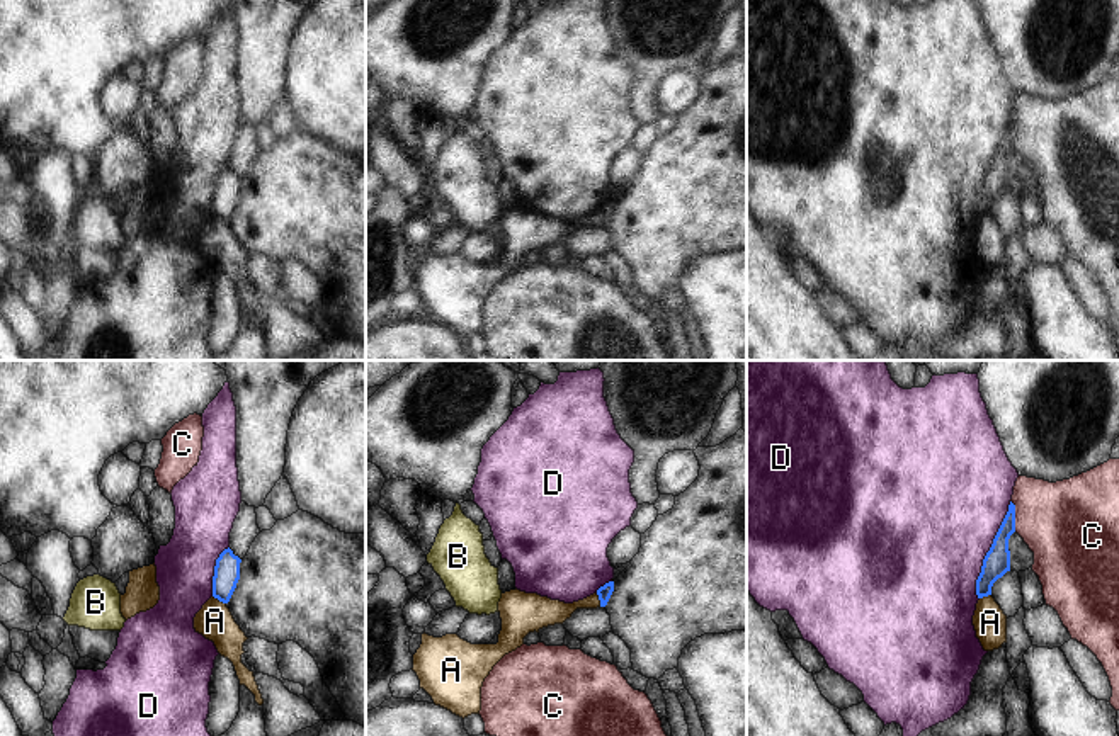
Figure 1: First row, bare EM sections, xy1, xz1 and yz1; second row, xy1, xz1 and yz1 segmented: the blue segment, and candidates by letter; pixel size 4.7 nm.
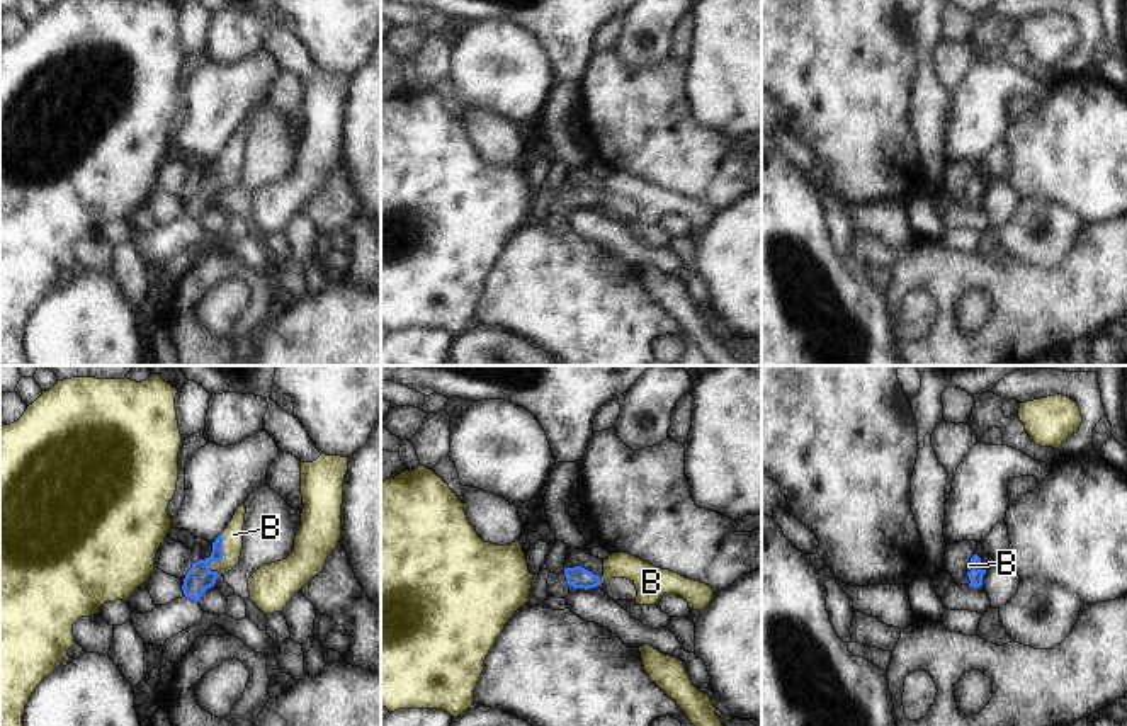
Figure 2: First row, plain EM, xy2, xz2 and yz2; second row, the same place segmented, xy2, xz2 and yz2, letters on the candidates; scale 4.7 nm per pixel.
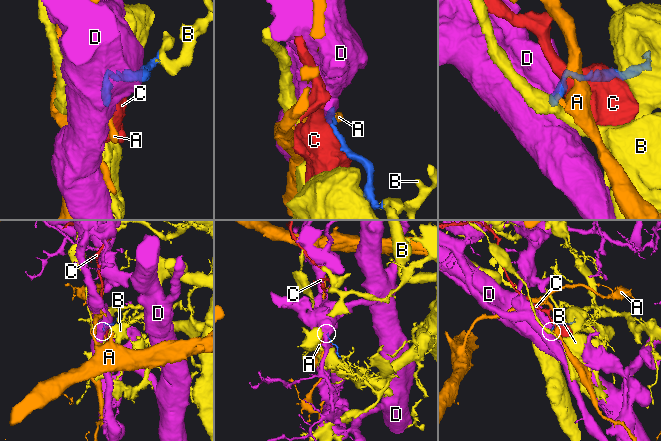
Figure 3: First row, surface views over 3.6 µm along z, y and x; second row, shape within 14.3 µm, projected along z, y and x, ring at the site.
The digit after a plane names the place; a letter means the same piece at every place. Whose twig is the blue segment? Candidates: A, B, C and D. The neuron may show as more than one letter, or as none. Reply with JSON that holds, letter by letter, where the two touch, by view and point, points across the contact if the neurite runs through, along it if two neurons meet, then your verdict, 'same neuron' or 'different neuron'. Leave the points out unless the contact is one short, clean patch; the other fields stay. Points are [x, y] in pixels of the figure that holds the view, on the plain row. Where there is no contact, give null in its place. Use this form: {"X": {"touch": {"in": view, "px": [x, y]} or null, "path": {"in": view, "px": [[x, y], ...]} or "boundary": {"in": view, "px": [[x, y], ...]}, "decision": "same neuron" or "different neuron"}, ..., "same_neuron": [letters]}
{"A": {"touch": {"in": "xy1", "px": [220, 220]}, "boundary": {"in": "xy1", "px": [[213, 215], [225, 223]]}, "decision": "different neuron"}, "B": {"touch": {"in": "xy2", "px": [220, 179]}, "path": {"in": "xy2", "px": [[199, 196], [211, 181], [220, 179], [226, 172], [233, 153]]}, "decision": "same neuron"}, "C": {"touch": {"in": "yz1", "px": [1014, 135]}, "decision": "different neuron"}, "D": {"touch": {"in": "yz1", "px": [988, 170]}, "decision": "different neuron"}, "same_neuron": ["B"]}

